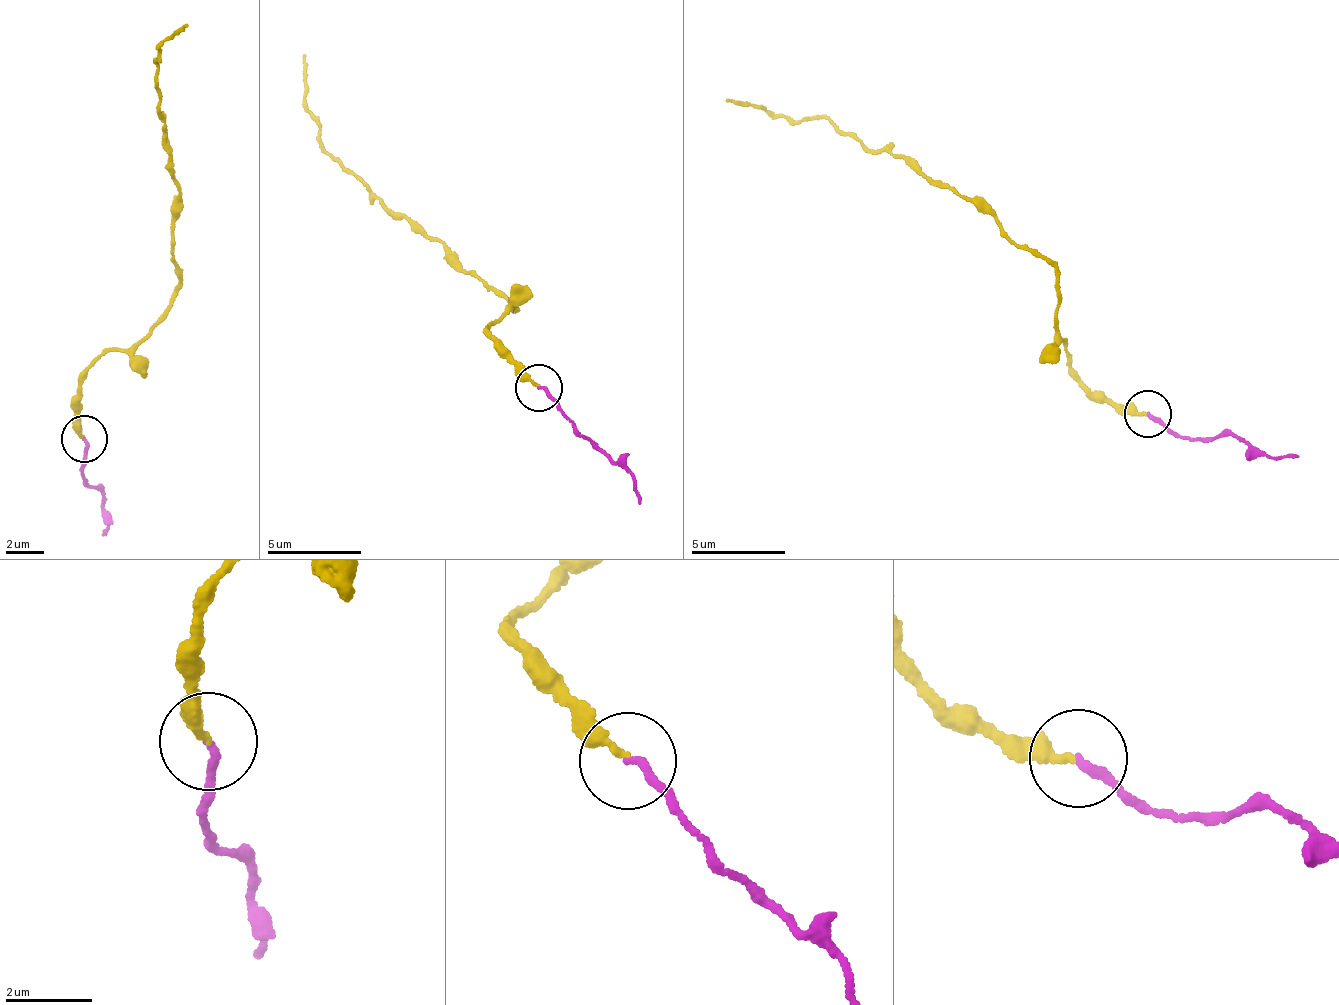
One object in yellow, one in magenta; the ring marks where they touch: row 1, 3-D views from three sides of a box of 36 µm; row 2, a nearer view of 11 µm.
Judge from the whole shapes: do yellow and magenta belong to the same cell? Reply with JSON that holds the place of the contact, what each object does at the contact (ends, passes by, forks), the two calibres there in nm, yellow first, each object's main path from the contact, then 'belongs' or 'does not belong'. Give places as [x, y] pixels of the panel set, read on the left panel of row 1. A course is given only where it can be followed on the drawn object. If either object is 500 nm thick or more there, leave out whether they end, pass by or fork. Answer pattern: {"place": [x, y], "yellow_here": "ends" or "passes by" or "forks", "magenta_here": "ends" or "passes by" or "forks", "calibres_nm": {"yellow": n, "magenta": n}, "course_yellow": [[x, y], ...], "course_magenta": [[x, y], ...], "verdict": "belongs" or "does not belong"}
{"place": [84, 439], "yellow_here": "ends", "magenta_here": "ends", "calibres_nm": {"yellow": 240, "magenta": 180}, "course_yellow": [[87, 439], [82, 372], [150, 331], [180, 277], [170, 245], [184, 207], [156, 67], [188, 22]], "course_magenta": [[84, 440], [81, 474], [99, 493], [107, 527], [102, 531]], "verdict": "belongs"}

